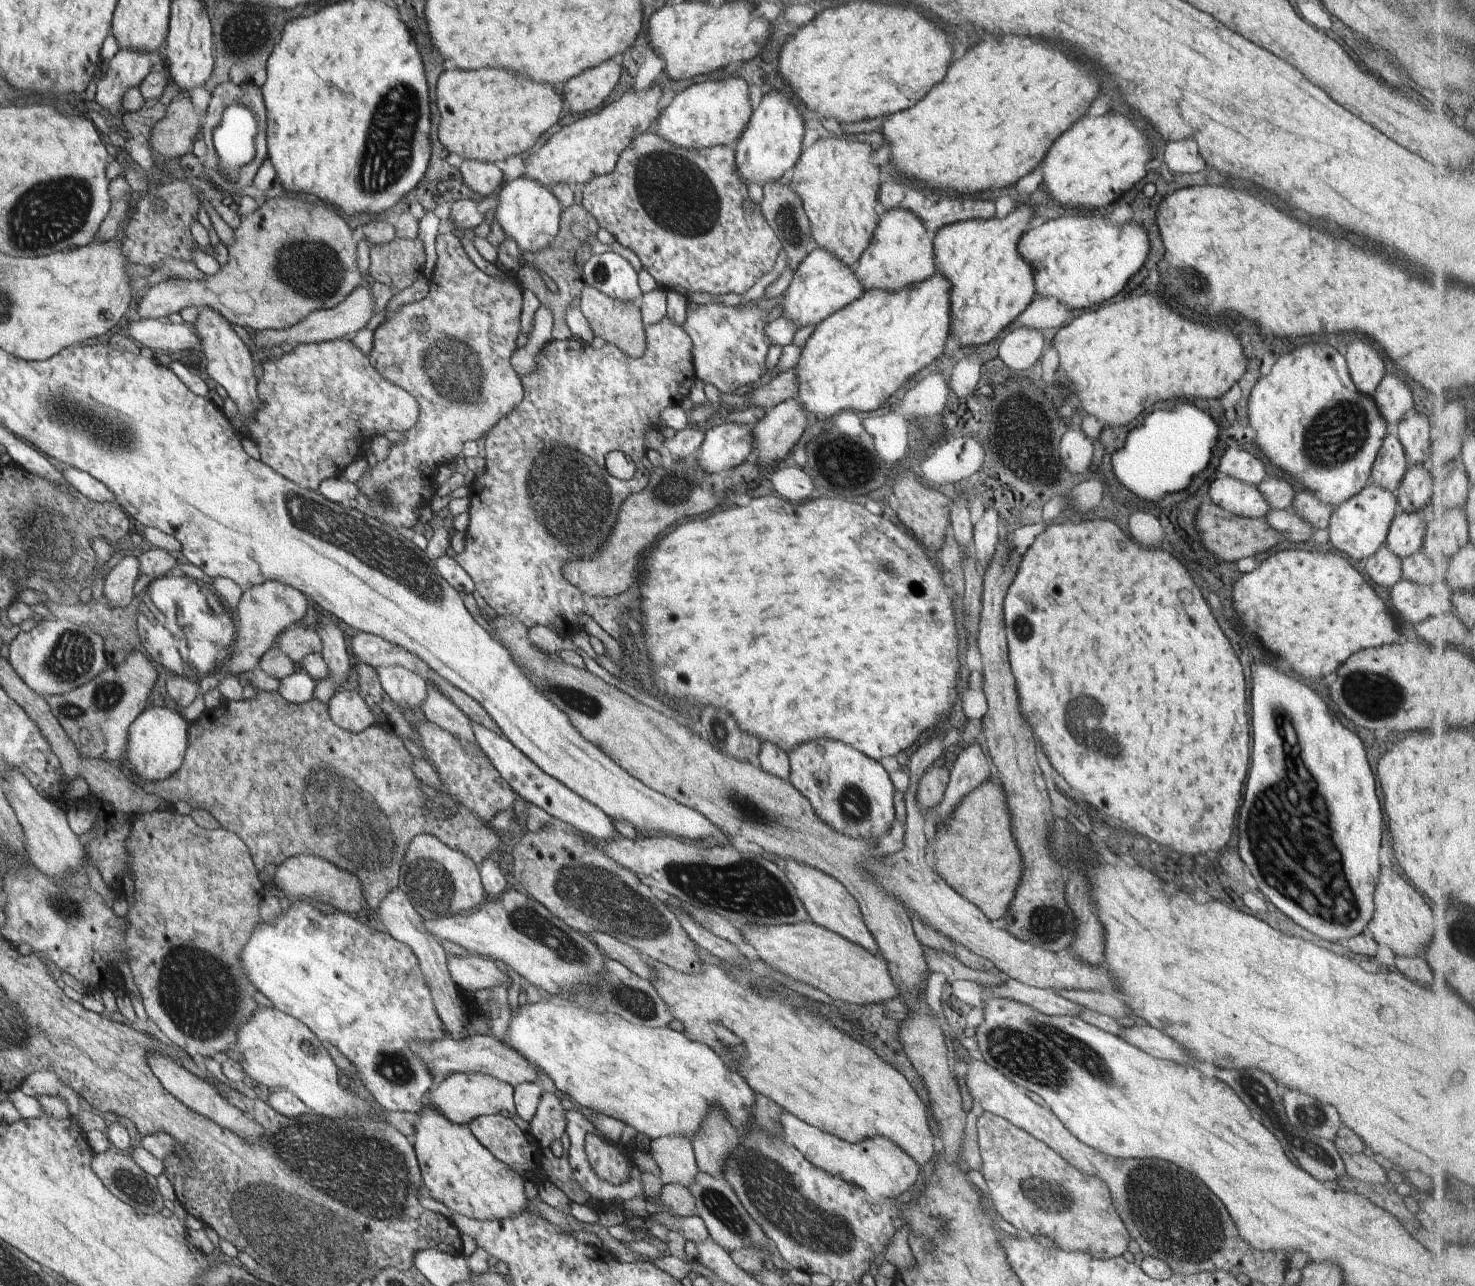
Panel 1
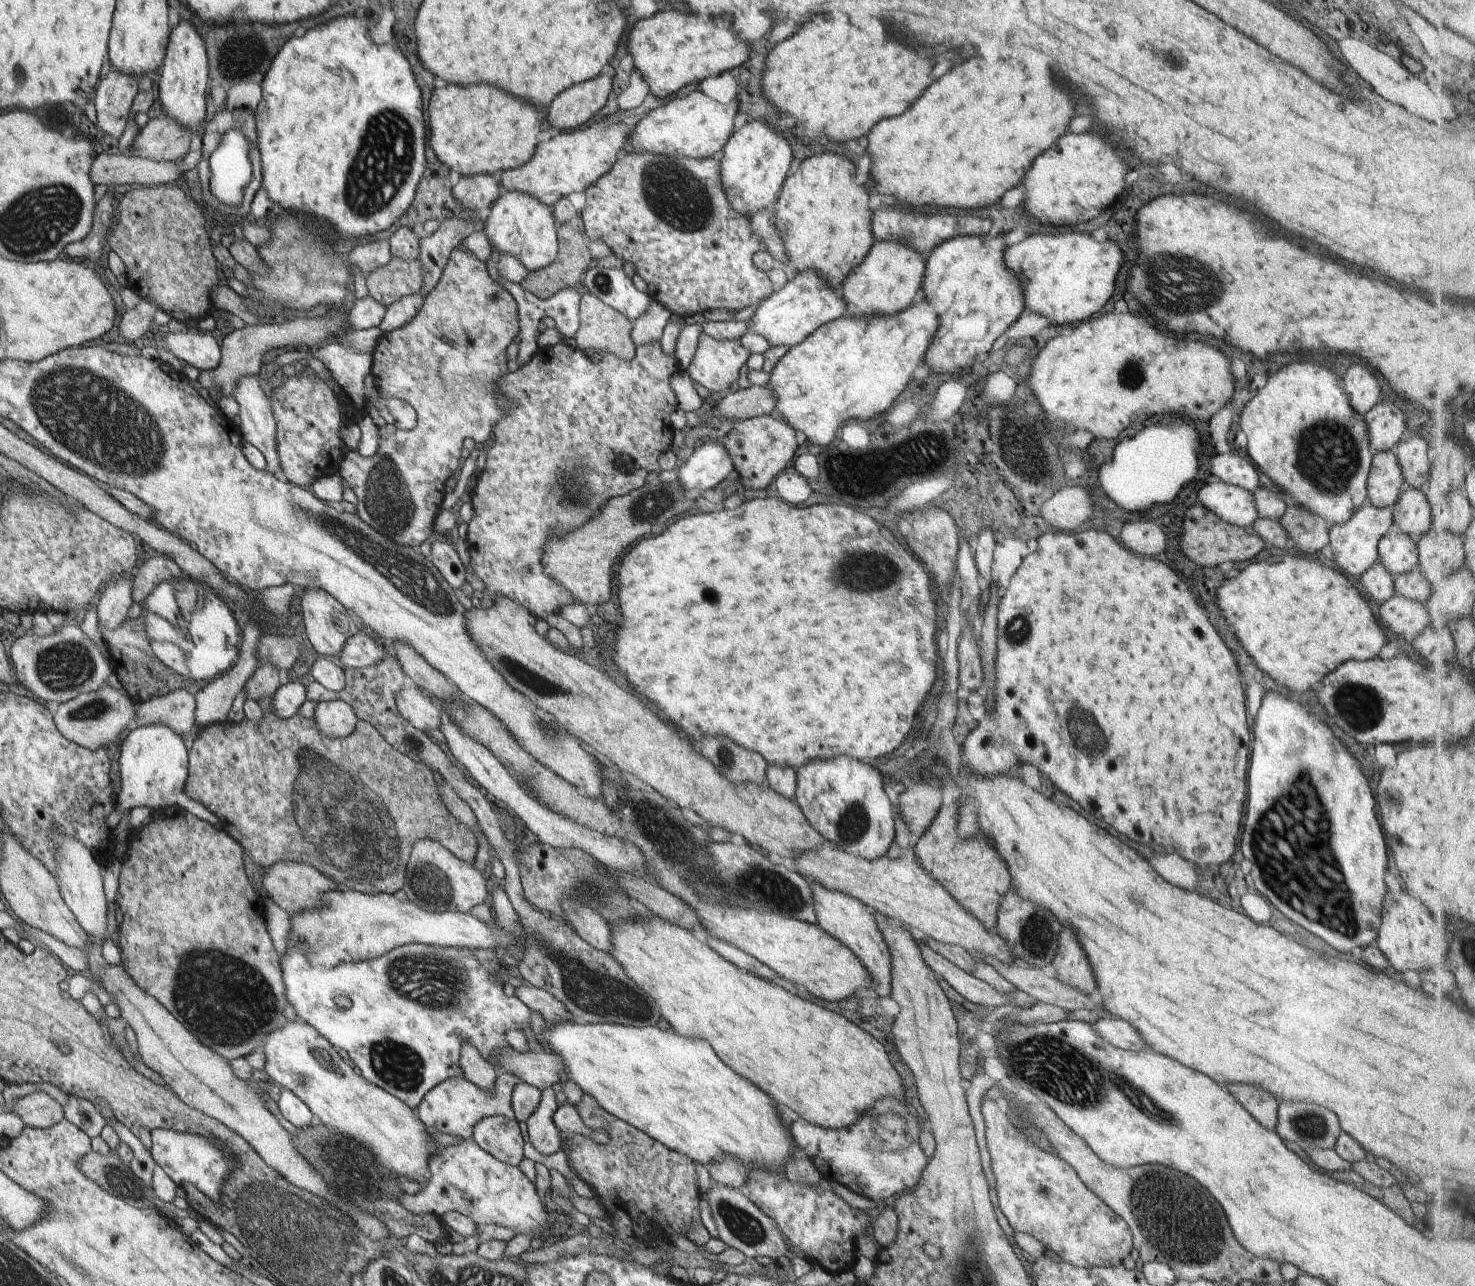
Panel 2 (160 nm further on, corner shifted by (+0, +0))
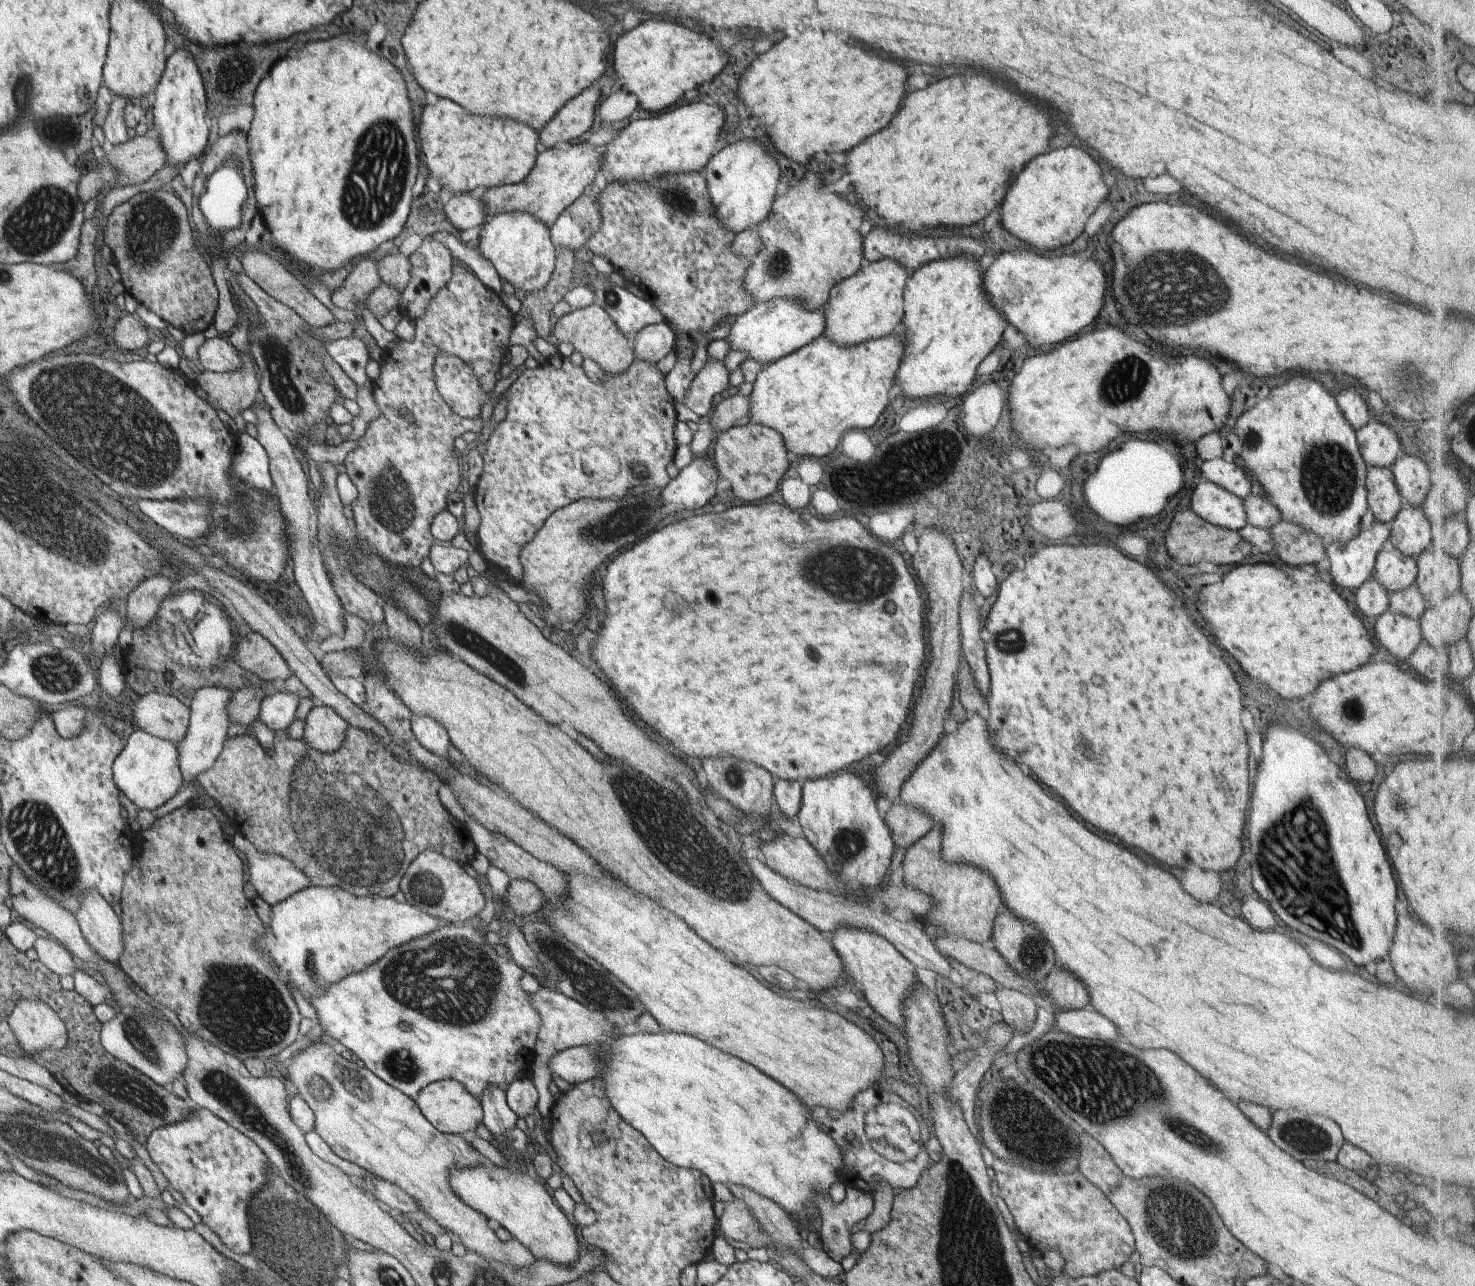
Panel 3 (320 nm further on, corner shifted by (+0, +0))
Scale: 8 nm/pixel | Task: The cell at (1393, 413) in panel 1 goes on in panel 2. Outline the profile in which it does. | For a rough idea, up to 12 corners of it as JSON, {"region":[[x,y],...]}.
{"region":[[1381,400],[1363,416],[1372,453],[1394,449],[1405,413]]}

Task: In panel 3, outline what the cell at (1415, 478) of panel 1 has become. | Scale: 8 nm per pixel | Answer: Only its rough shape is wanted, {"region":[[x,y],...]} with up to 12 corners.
{"region":[[1404,504],[1391,522],[1388,546],[1416,560],[1431,546],[1422,508]]}

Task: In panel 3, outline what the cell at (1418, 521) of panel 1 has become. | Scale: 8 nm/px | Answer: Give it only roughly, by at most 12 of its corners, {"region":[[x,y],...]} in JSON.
{"region":[[1392,546],[1373,576],[1390,594],[1416,582],[1417,561]]}

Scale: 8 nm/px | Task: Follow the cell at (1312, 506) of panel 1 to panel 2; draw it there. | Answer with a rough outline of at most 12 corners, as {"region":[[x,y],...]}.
{"region":[[1288,503],[1280,522],[1289,545],[1319,557],[1327,522]]}

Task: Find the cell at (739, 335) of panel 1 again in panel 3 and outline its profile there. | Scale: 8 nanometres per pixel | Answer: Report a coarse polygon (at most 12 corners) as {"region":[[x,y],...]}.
{"region":[[710,360],[682,403],[706,416],[730,386],[724,361]]}

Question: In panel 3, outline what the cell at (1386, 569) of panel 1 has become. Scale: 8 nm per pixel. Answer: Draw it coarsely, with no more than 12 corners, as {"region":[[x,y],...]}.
{"region":[[1374,576],[1363,582],[1354,600],[1364,616],[1389,610],[1390,592]]}

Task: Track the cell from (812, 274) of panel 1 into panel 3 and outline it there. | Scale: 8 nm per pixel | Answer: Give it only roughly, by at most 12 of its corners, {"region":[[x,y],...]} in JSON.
{"region":[[778,297],[725,338],[768,366],[823,334],[824,309]]}

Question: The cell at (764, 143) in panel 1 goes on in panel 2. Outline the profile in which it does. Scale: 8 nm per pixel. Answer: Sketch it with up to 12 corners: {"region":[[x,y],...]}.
{"region":[[752,119],[718,155],[728,204],[748,219],[776,202],[790,144]]}

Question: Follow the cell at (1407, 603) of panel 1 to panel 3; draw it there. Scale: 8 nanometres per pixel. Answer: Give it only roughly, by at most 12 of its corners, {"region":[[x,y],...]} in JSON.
{"region":[[1390,610],[1374,636],[1399,662],[1423,640],[1419,621]]}

